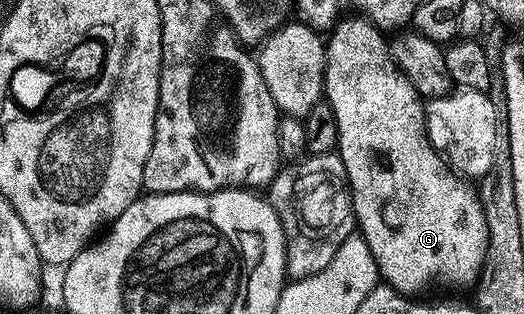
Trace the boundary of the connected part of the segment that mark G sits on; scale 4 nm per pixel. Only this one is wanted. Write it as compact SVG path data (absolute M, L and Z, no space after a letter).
M348 16L339 21L327 39L328 63L324 69L324 98L332 106L332 111L338 124L338 153L342 164L346 168L348 187L352 193L352 211L356 214L356 224L359 233L366 240L370 252L374 256L376 266L380 270L381 279L387 285L393 286L399 294L405 296L420 296L423 290L431 286L470 286L475 287L480 280L480 272L484 268L484 261L488 256L488 220L484 214L484 204L481 195L467 177L461 176L446 161L443 154L432 145L428 138L428 124L426 121L426 106L420 94L414 88L408 77L400 71L396 59L390 49L389 39L382 33L379 26L369 22L363 16Z

